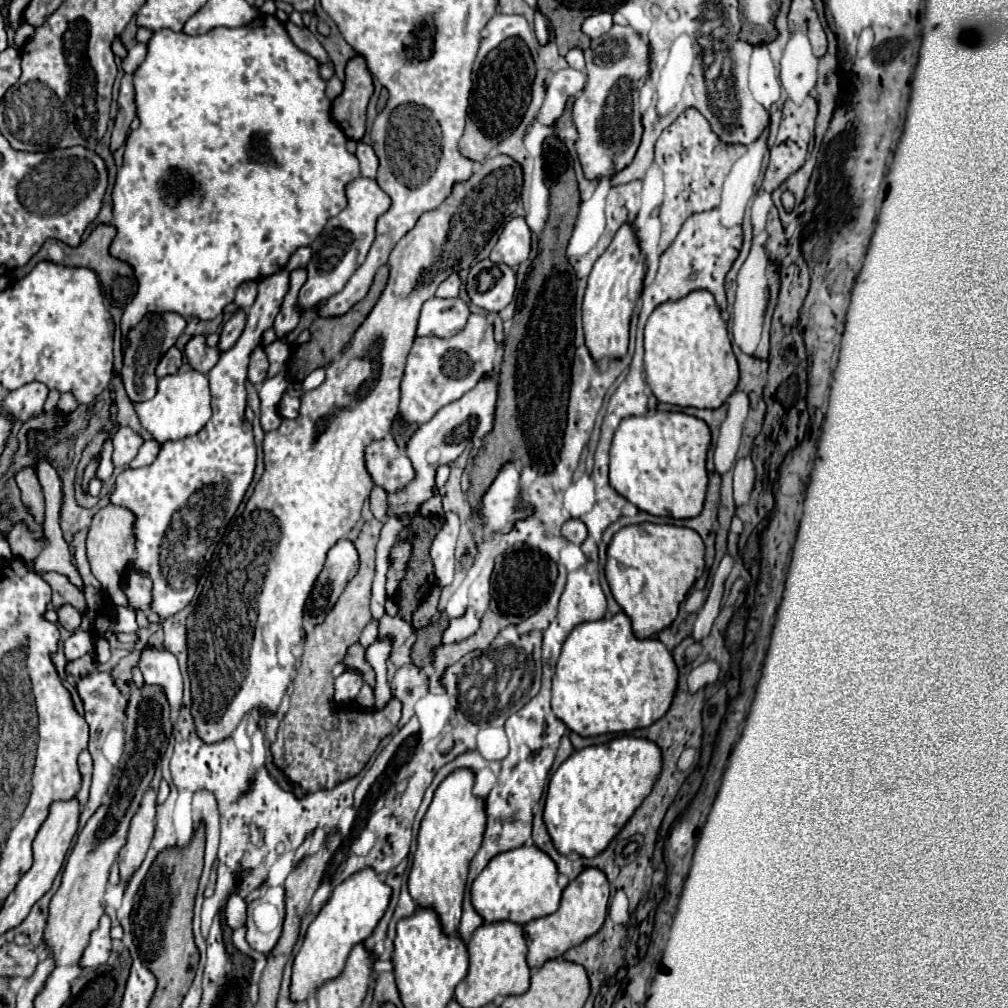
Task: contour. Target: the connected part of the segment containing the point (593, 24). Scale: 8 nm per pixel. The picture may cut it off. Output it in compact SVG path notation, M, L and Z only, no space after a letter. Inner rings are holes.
M600 12L582 22L582 32L588 34L590 38L598 38L598 36L606 34L610 28L612 28L612 16L608 12Z

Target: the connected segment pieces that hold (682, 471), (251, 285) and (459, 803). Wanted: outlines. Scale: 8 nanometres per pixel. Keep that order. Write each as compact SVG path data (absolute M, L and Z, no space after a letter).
M684 412L630 416L620 422L610 448L610 484L638 510L654 516L694 518L702 512L706 494L706 452L710 428Z
M244 282L238 290L236 290L236 298L234 304L240 308L250 308L256 300L256 282Z
M458 768L440 782L422 818L418 830L418 848L408 876L408 888L414 902L432 908L440 916L444 932L448 934L458 930L468 864L478 852L486 830L486 800L476 796L472 786L474 772L468 768Z

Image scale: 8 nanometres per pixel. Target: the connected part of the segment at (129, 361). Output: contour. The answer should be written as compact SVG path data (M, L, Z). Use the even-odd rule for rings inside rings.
M162 312L162 314L146 314L136 326L132 326L126 334L128 346L124 350L124 366L122 366L122 382L132 402L150 400L156 394L156 364L162 360L162 354L166 354L186 328L186 320L176 312Z

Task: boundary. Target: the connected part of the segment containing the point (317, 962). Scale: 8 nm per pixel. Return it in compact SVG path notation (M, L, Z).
M364 868L334 888L330 900L324 904L320 914L308 926L304 944L294 958L292 988L290 988L292 1000L296 1002L306 1000L310 990L316 990L326 980L340 976L350 950L356 944L364 942L374 932L376 924L380 922L380 918L388 908L390 896L392 896L392 888L380 880L374 868Z

